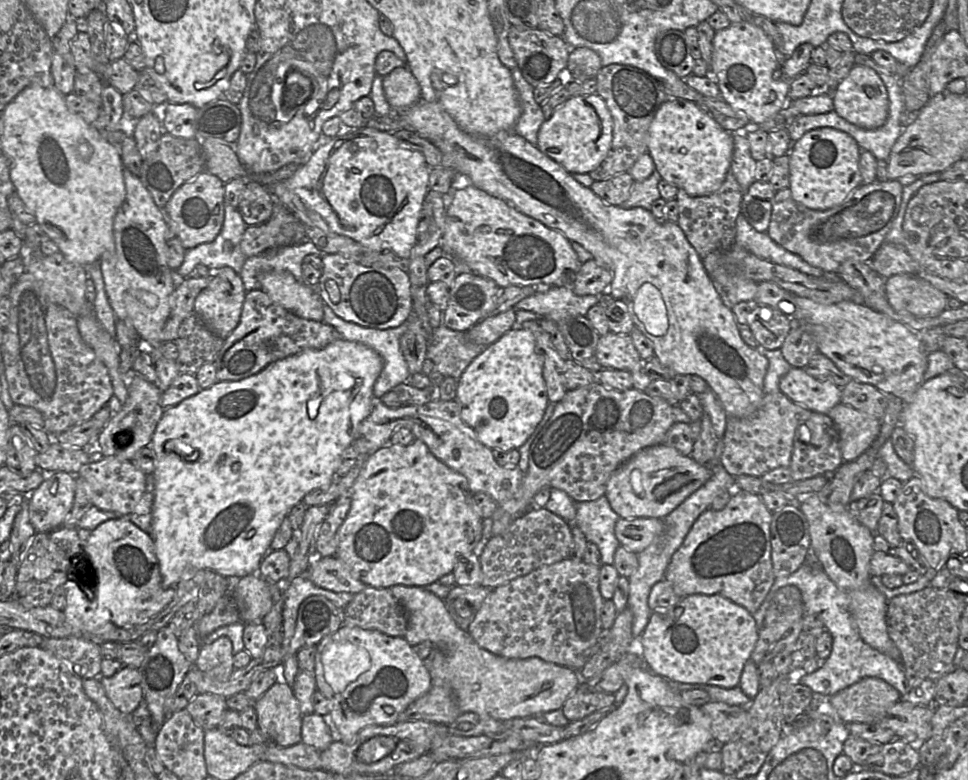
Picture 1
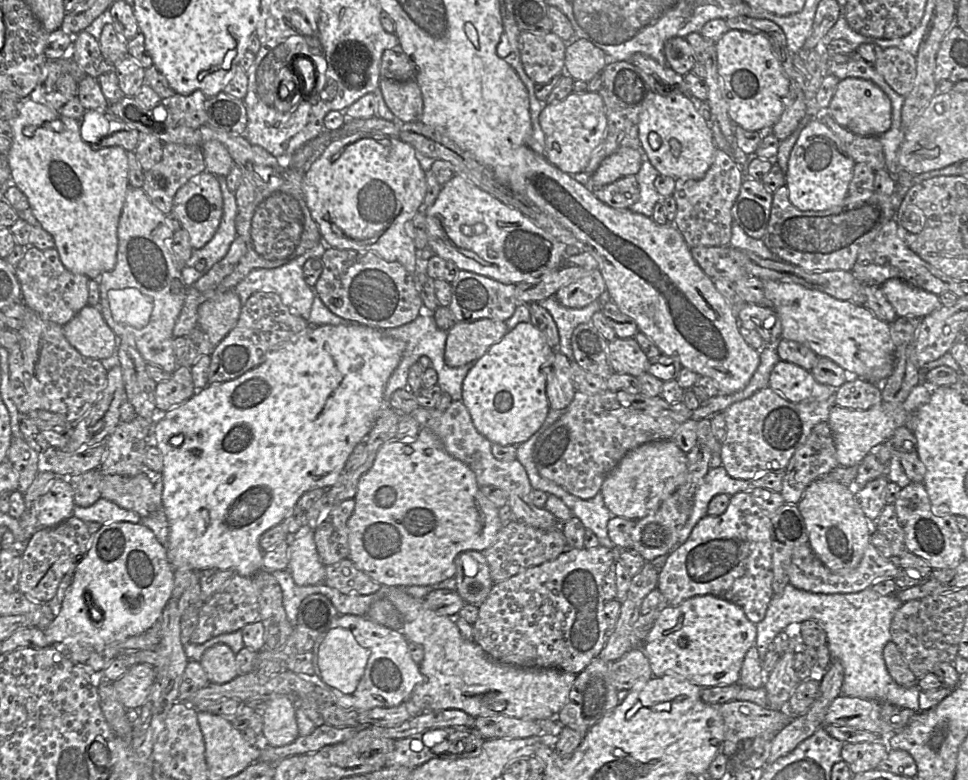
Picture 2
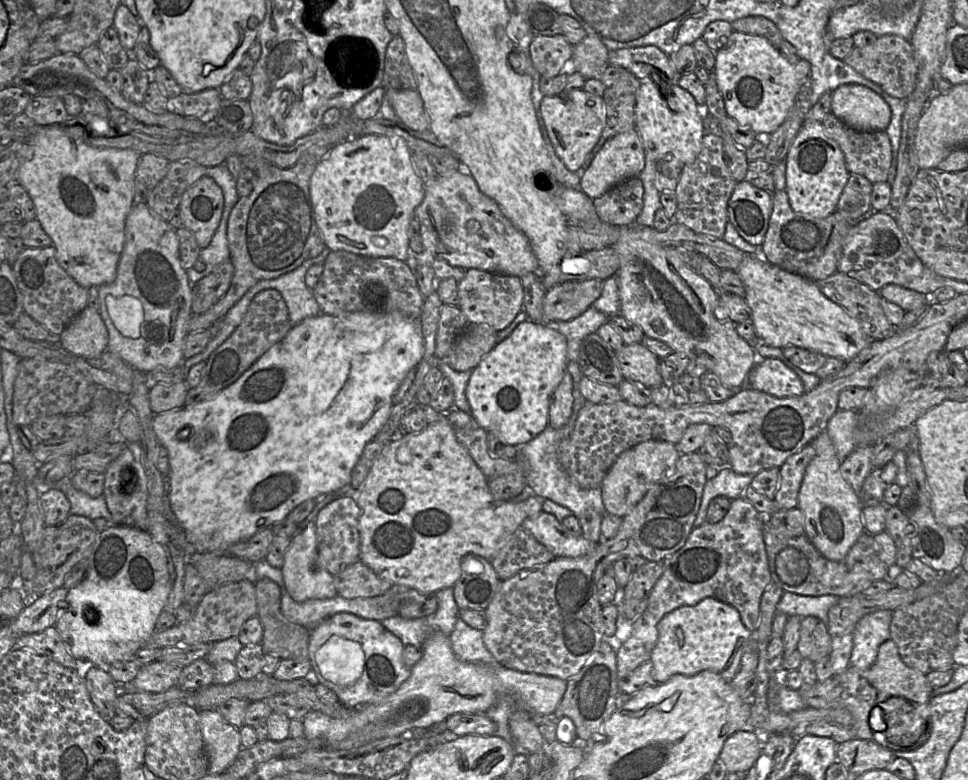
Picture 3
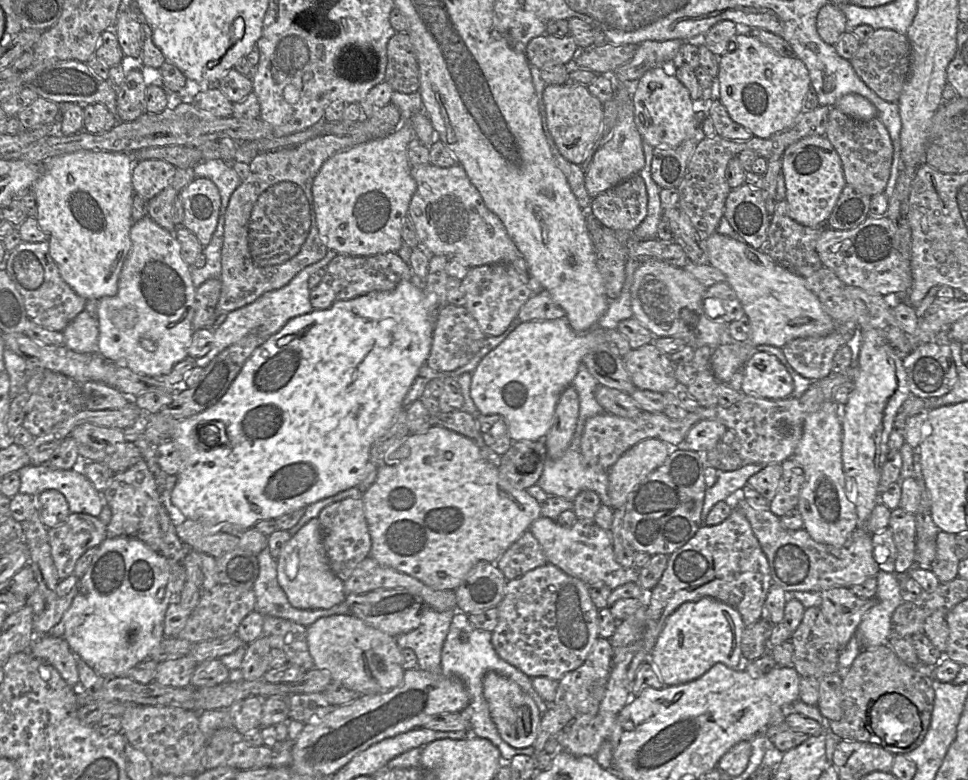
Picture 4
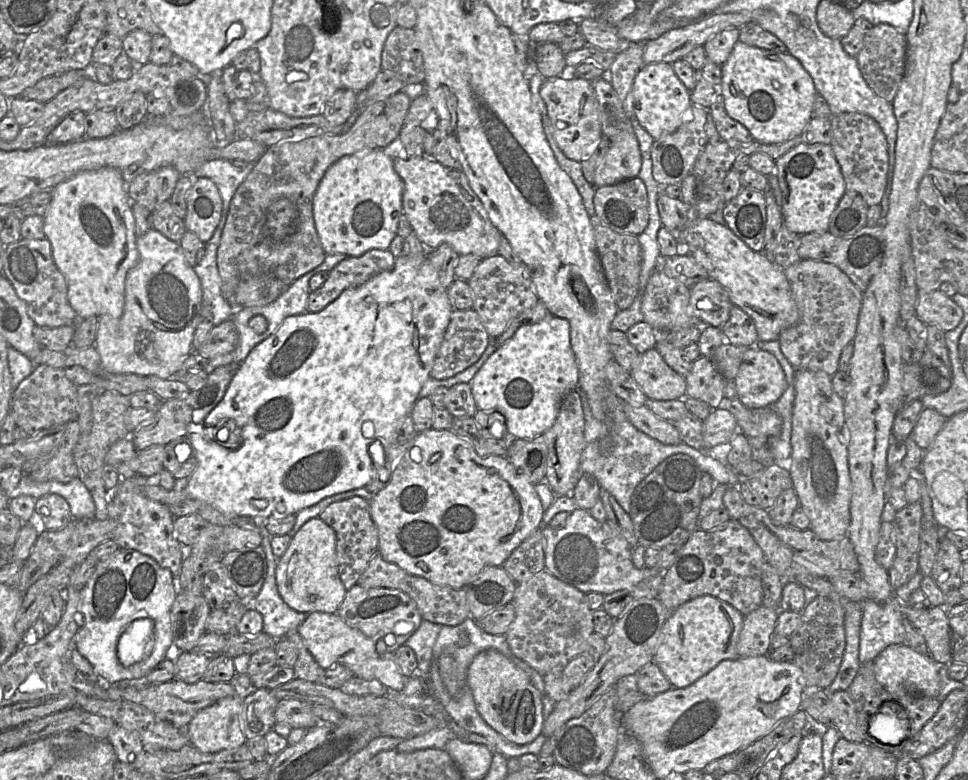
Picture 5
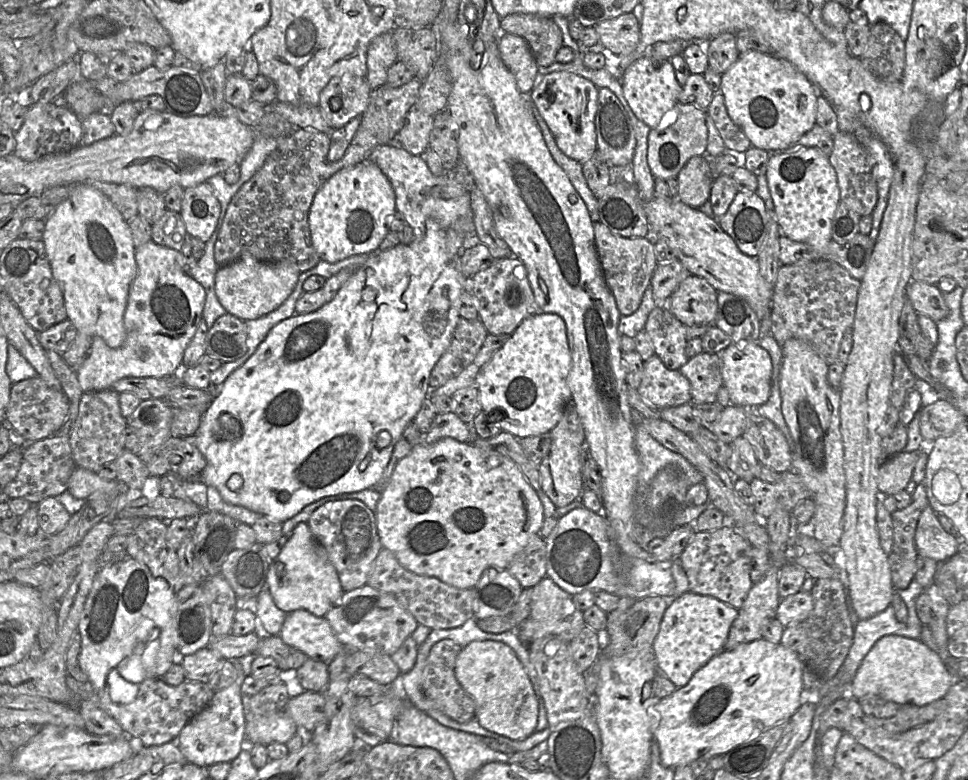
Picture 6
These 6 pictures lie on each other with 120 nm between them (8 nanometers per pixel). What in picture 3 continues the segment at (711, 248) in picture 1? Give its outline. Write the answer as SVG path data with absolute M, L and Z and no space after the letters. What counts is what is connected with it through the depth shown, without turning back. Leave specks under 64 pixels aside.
M712 133L705 134L699 155L692 163L684 165L675 189L677 209L674 222L696 233L723 239L728 222L728 202L737 183L724 160L722 137Z

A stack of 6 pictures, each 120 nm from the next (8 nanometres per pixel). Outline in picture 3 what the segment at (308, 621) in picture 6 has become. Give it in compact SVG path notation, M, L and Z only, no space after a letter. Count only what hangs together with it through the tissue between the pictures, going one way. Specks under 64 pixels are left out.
M338 613L311 629L309 660L319 683L333 690L341 704L358 708L382 701L409 678L411 668L403 660L404 647L381 621Z

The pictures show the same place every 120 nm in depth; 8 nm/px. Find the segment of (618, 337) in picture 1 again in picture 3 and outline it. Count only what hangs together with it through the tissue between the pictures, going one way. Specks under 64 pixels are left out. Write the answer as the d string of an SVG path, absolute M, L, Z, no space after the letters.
M642 343L624 344L615 351L624 379L652 388L664 383L658 370L659 358Z

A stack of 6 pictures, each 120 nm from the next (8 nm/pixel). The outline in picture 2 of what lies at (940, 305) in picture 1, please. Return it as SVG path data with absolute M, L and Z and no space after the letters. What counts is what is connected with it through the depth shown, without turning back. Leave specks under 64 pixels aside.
M898 278L887 280L881 289L893 306L897 317L916 316L921 319L942 305L938 295Z

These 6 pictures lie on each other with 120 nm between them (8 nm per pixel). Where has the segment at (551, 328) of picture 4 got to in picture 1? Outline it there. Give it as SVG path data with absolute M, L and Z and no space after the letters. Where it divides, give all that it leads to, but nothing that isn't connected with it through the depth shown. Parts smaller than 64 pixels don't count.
M512 328L487 346L459 378L455 400L461 407L462 420L474 430L482 444L490 449L499 449L503 452L519 449L533 433L549 404L543 378L543 357L537 352L533 333L525 328Z

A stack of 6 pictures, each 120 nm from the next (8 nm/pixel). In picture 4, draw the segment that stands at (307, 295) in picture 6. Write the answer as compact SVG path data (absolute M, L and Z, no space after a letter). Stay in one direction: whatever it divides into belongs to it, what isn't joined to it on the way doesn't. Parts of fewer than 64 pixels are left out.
M395 252L371 256L338 254L328 263L325 270L319 285L310 292L310 301L314 309L327 309L337 301L350 300L371 292L391 291L401 281L414 279L409 263L404 262Z

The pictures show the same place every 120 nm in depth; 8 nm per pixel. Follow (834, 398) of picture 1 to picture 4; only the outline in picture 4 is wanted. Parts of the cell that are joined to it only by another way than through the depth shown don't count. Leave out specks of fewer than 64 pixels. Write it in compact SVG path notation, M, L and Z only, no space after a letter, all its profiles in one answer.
M755 352L743 367L742 392L769 400L781 400L792 395L791 375L776 356Z

